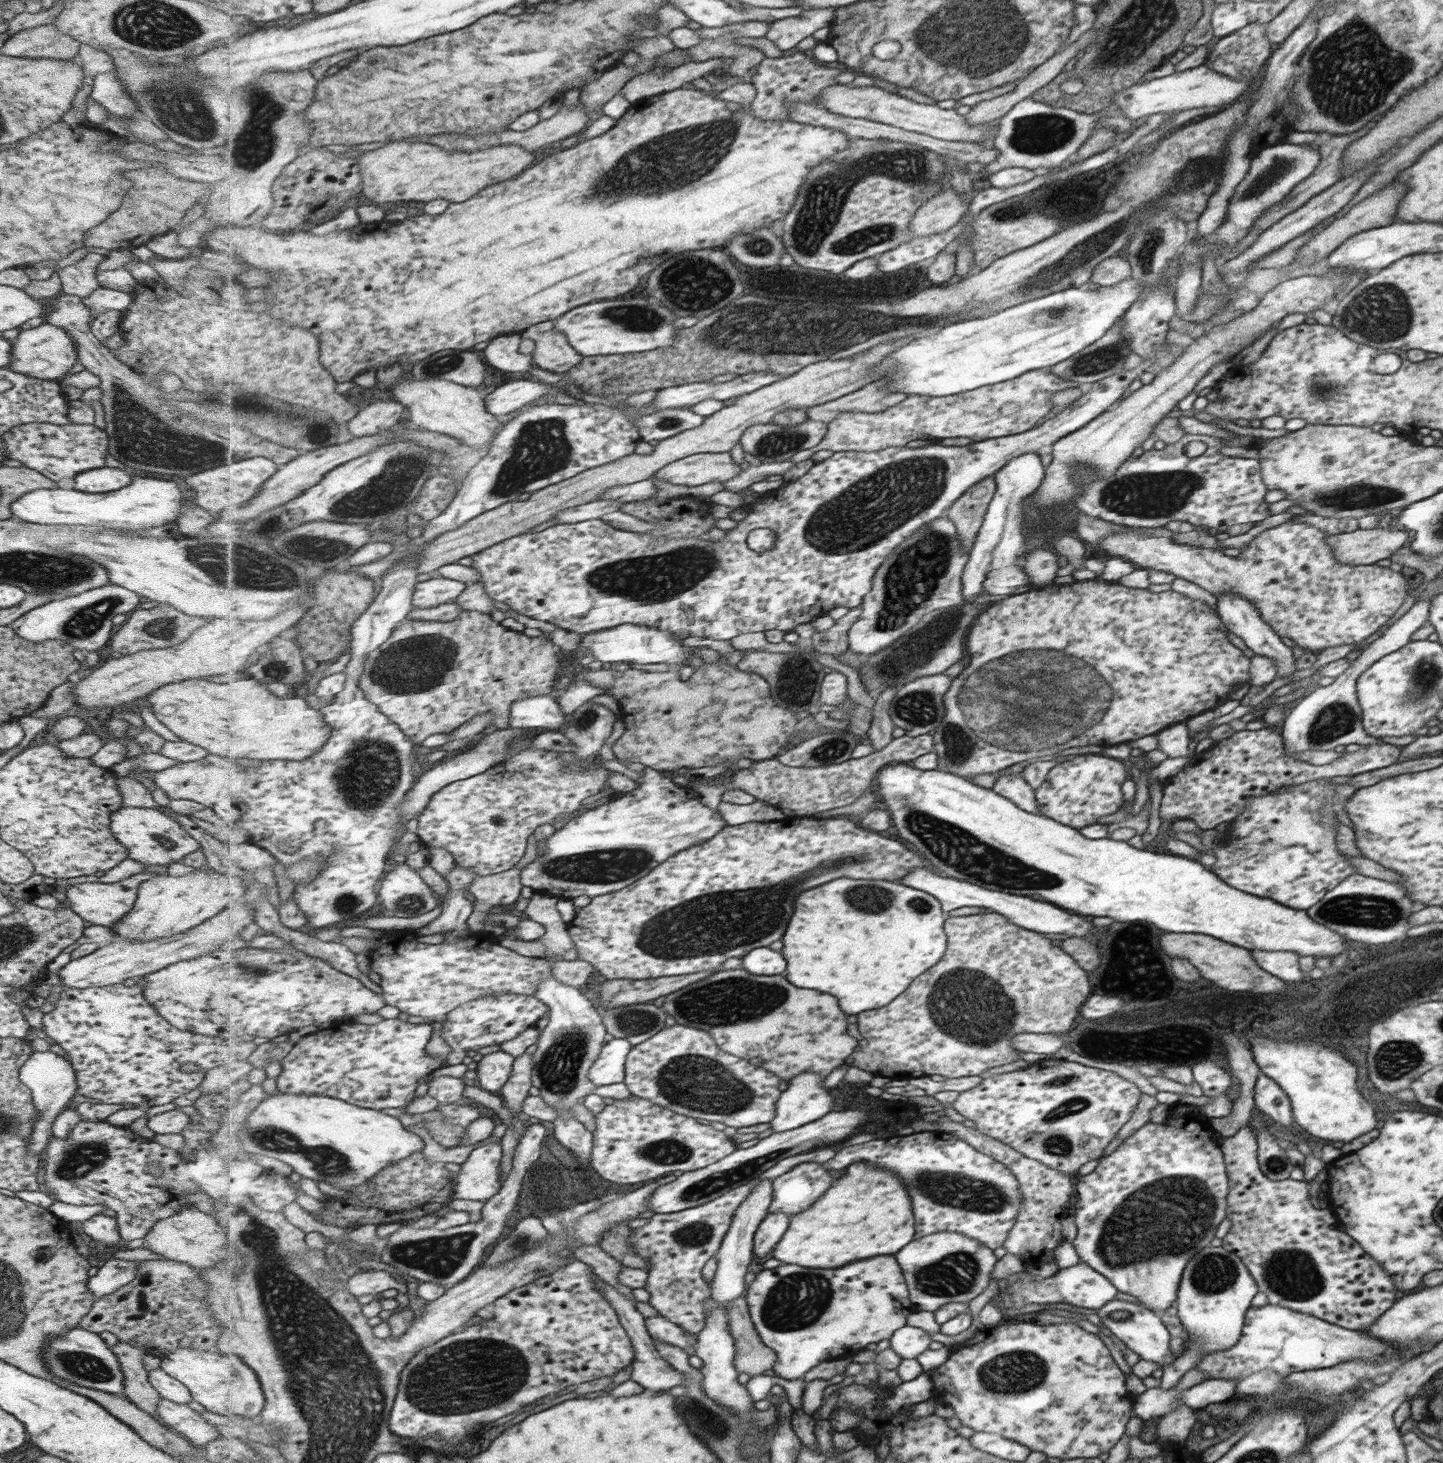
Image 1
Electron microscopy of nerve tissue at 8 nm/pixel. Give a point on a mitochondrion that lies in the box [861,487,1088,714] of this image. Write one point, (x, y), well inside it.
(911, 579)

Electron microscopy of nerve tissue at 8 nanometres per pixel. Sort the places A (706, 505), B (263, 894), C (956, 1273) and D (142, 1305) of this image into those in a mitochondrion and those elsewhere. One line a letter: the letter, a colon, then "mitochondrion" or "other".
A: other
B: other
C: mitochondrion
D: other

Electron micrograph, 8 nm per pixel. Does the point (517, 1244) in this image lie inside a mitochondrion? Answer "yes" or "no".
yes

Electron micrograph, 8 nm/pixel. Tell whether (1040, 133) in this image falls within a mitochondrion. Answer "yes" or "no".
yes

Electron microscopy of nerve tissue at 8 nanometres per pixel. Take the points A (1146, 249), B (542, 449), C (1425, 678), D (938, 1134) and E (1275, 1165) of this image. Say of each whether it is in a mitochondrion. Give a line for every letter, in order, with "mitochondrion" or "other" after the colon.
A: mitochondrion
B: mitochondrion
C: mitochondrion
D: other
E: mitochondrion

